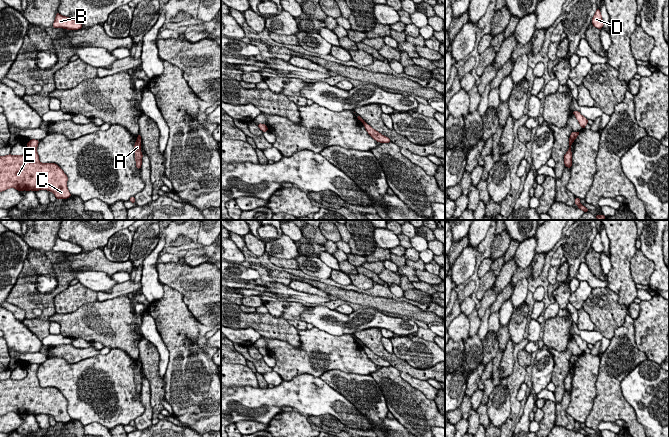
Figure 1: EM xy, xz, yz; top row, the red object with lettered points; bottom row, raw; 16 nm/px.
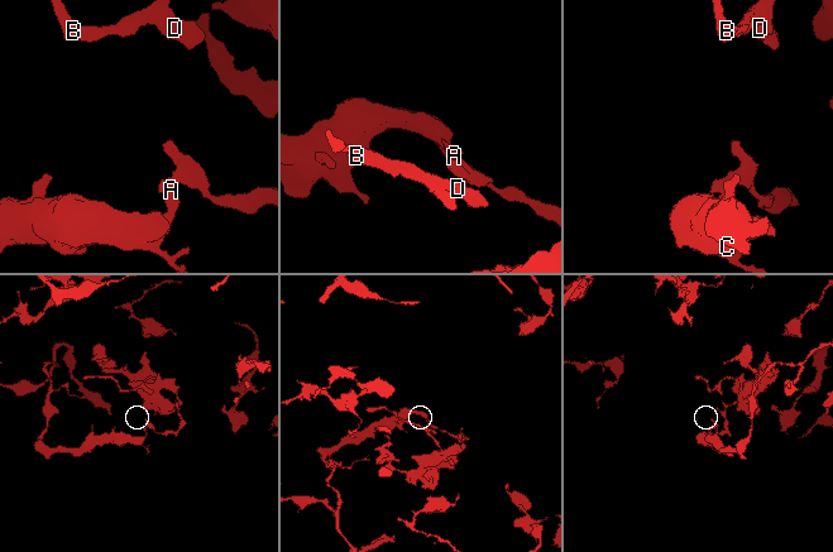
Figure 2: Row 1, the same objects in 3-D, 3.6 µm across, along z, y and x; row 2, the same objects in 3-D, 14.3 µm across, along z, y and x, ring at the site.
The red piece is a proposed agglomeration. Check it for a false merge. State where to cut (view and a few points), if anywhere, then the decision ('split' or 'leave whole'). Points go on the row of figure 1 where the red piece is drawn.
cut yz (570, 137), (572, 141); split

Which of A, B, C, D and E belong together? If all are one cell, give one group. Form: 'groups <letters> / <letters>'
groups A C E / B D

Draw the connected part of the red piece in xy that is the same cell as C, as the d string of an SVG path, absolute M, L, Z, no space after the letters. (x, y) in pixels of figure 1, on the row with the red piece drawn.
M39 141L27 143L24 155L0 157L0 192L9 188L18 191L48 190L57 199L67 199L71 194L67 188L67 175L55 163L41 163L37 153Z

